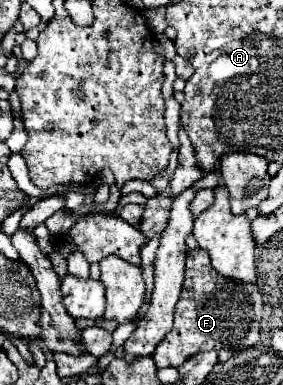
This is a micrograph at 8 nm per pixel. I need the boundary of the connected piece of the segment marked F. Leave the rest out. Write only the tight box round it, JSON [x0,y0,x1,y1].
[152,248,262,368]

